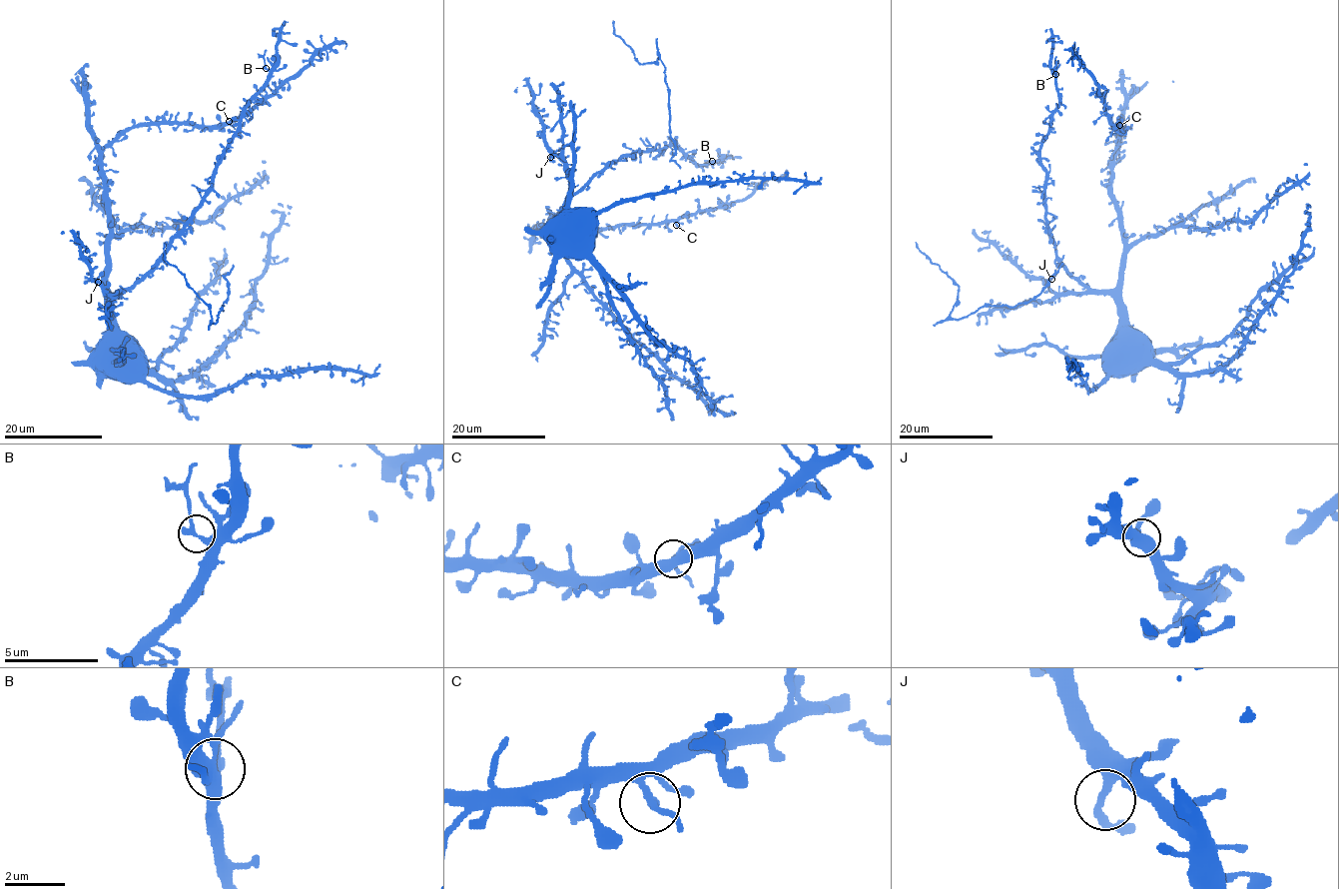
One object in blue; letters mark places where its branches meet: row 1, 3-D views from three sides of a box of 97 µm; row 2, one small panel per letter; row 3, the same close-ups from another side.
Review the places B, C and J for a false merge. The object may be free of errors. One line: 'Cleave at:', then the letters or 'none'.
Cleave at: B

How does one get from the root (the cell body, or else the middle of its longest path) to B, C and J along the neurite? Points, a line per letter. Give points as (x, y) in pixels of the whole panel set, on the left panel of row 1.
B: (117, 356), (112, 296), (129, 290), (155, 265), (201, 202), (242, 109), (267, 78), (266, 69)
C: (117, 356), (107, 283), (109, 213), (102, 152), (134, 127), (229, 121)
J: (117, 356), (112, 296), (118, 296), (111, 296), (98, 282)

